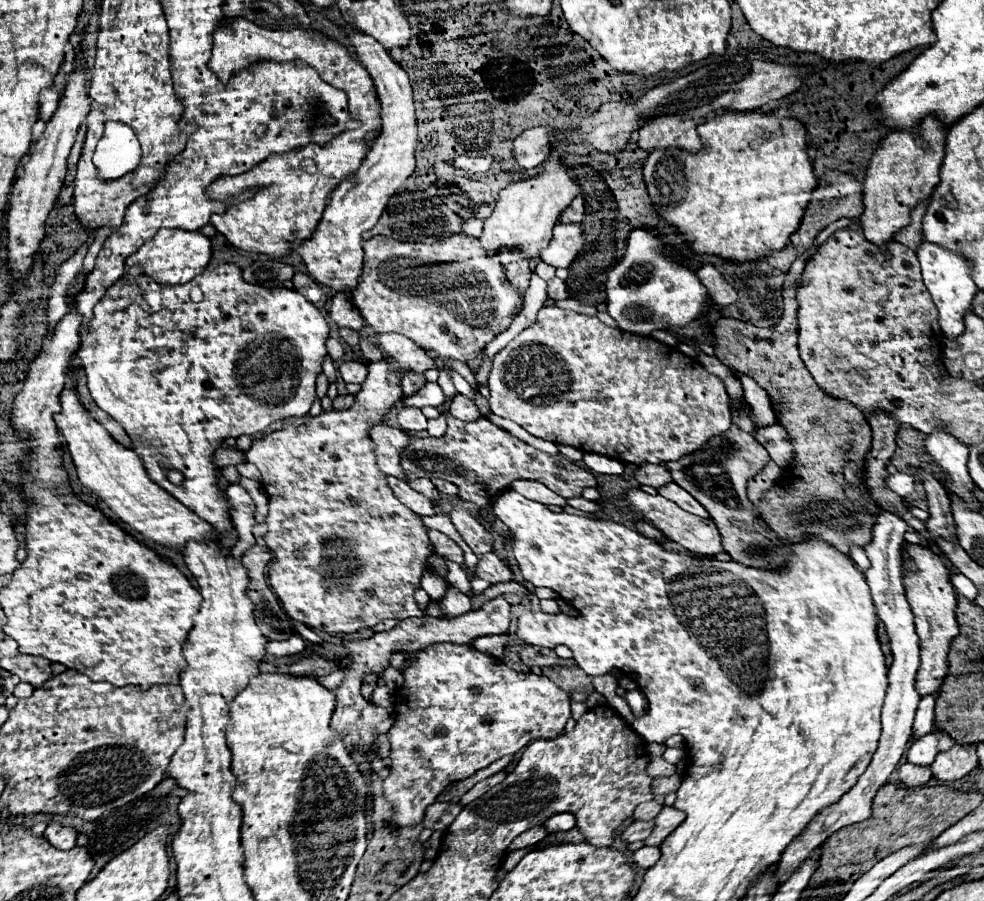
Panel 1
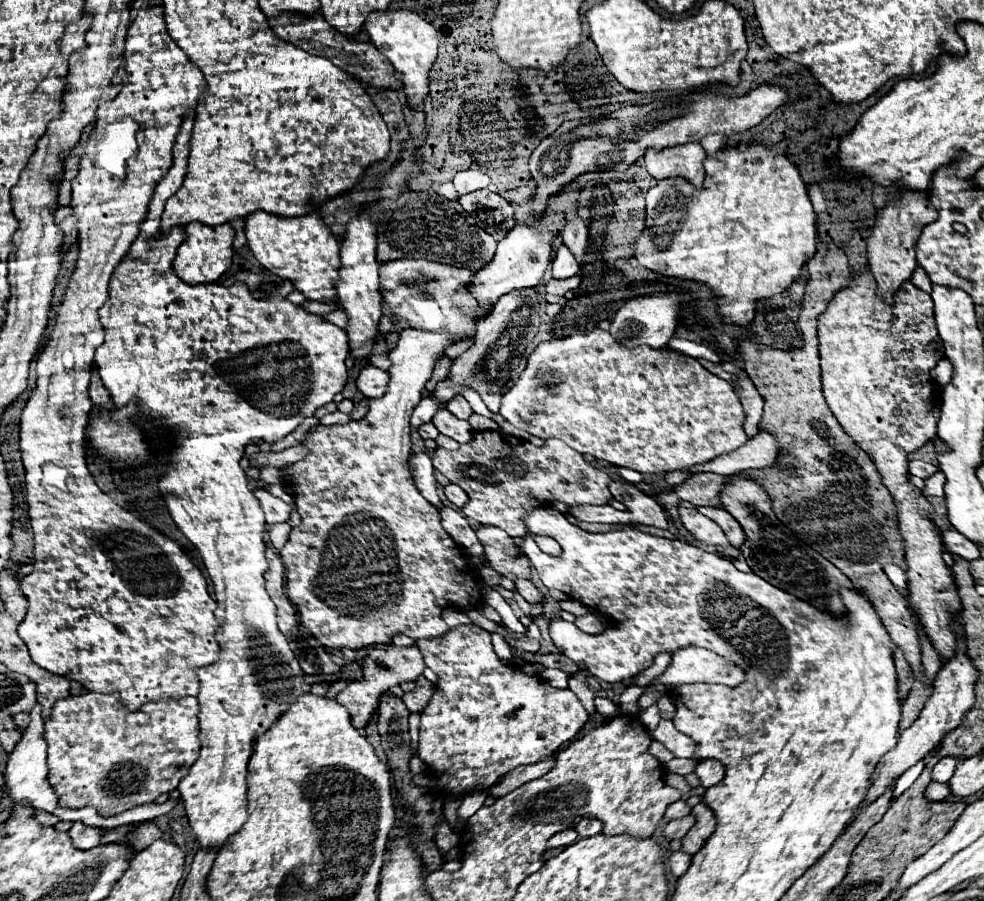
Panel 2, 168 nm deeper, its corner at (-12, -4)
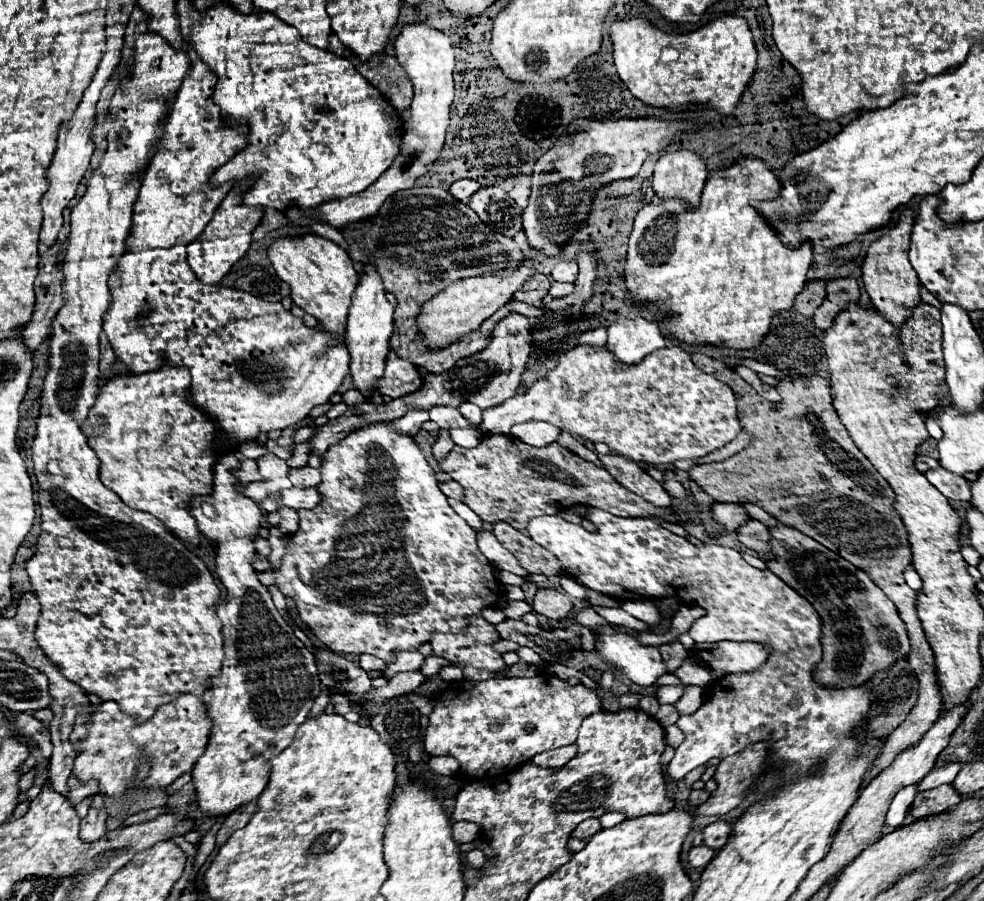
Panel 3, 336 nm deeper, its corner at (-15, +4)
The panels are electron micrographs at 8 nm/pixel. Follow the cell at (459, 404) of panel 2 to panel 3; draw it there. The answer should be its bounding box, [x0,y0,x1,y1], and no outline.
[459,402,483,424]

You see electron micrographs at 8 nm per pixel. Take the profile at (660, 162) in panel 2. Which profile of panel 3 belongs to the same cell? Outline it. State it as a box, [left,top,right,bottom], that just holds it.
[651,150,707,206]

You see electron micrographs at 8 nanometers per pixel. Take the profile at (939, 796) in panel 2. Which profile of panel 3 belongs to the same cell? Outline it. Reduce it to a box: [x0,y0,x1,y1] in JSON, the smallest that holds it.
[909,784,961,820]

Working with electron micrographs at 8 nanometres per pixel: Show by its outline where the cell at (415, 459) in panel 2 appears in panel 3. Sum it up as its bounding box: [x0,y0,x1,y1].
[449,500,481,528]

